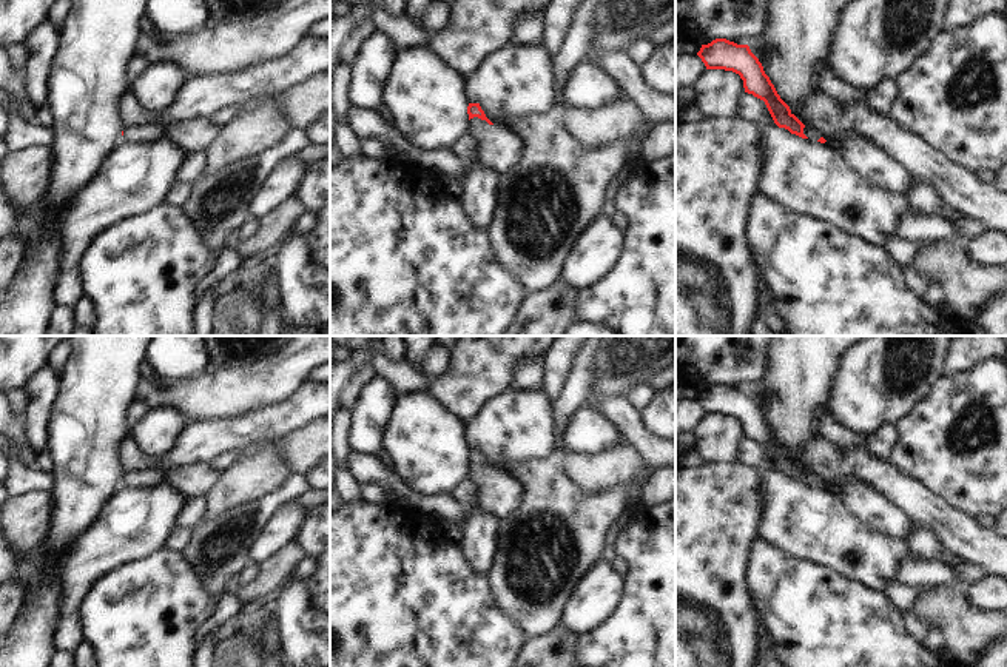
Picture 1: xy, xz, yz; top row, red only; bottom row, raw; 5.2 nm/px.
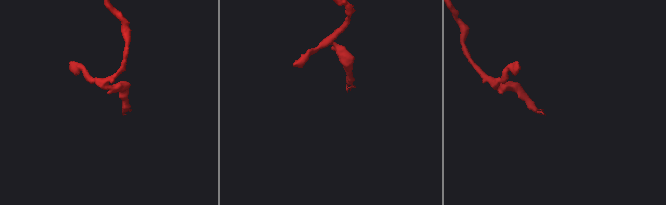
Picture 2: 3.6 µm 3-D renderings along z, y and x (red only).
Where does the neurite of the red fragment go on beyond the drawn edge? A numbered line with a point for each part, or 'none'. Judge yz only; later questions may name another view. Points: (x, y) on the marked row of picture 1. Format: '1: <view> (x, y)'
1: yz (875, 165)

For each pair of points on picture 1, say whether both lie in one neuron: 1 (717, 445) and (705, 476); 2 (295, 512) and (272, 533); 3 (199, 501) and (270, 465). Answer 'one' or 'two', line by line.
1: two
2: one
3: two

